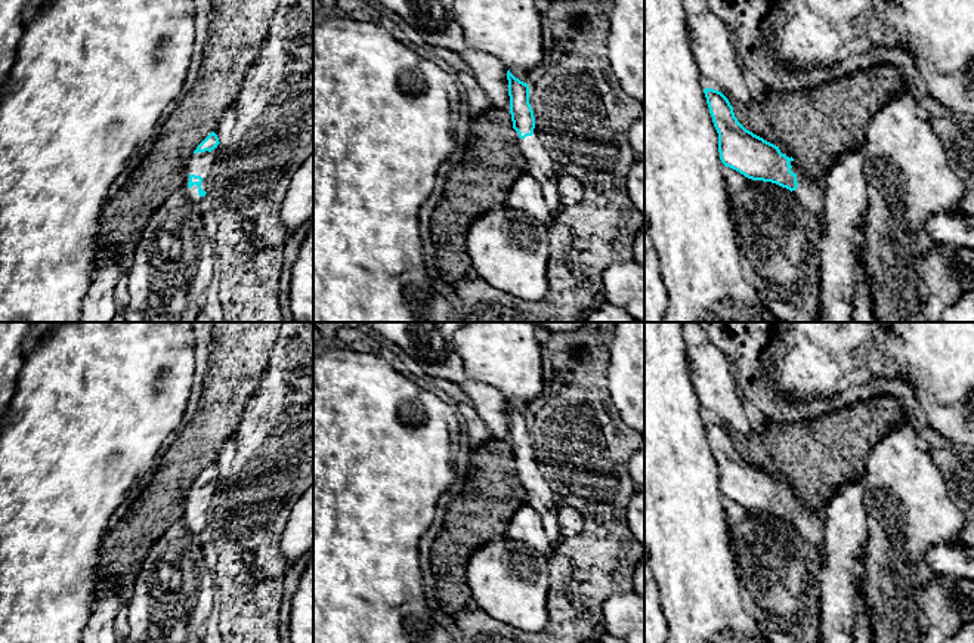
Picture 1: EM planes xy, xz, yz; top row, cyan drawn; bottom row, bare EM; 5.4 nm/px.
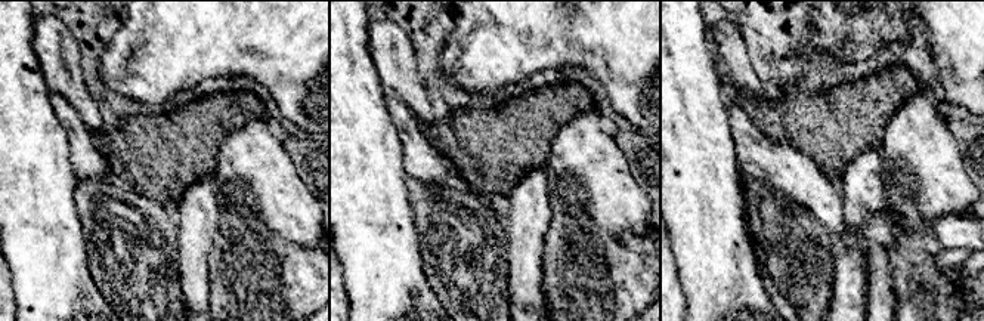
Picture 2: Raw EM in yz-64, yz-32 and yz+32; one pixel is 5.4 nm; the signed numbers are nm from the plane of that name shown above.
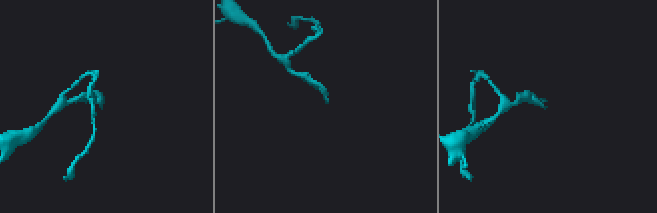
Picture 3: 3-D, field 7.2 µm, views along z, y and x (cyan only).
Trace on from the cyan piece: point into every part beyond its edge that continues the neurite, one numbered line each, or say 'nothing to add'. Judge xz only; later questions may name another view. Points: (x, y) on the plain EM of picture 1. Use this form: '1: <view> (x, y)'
1: xz (540, 495)

